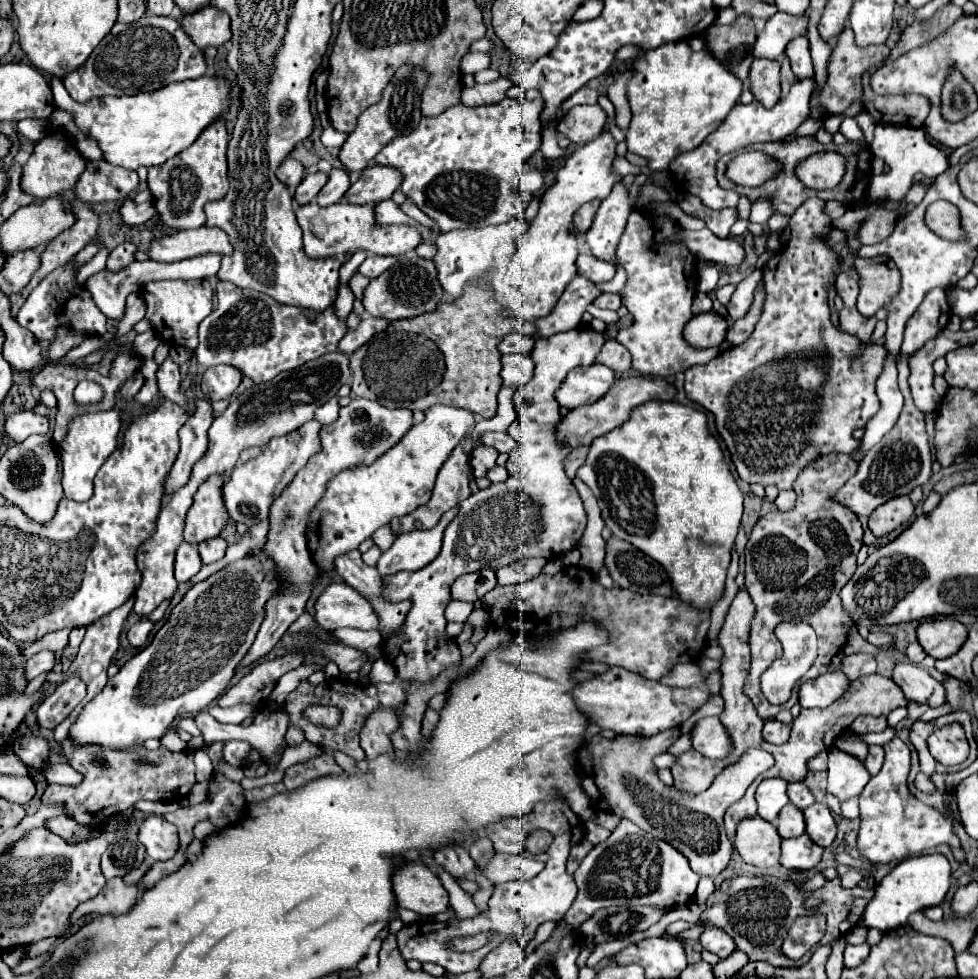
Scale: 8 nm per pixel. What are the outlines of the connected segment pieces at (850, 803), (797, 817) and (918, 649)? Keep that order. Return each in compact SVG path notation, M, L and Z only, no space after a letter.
M857 797L850 798L849 800L841 803L842 816L851 820L858 817L860 815L858 805Z
M792 804L784 806L780 816L778 816L778 834L782 838L802 836L804 834L804 816L802 816L802 810L798 810Z
M912 642L912 644L906 648L906 656L908 656L908 660L910 660L912 664L920 664L920 662L926 658L926 654L924 654L924 650L922 650L922 646L920 646L918 642Z

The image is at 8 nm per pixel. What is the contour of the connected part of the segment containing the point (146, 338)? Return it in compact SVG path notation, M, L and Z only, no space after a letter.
M148 330L144 334L138 334L134 340L134 352L138 352L138 356L142 356L144 360L152 360L152 354L156 350L156 346L162 342L160 334L154 330Z

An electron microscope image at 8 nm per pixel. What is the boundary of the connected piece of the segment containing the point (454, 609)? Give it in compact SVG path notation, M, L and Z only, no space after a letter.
M452 600L446 608L446 620L448 622L466 622L468 614L474 610L474 604L468 602L456 602Z

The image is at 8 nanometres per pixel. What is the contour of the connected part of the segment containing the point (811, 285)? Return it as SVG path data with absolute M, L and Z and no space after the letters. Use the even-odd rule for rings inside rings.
M808 198L790 218L790 238L786 242L786 246L776 252L762 268L764 272L764 286L766 286L766 302L764 302L764 312L762 312L762 318L760 322L756 324L752 336L740 344L740 346L734 346L734 348L728 348L724 352L720 352L720 356L716 356L714 360L710 360L708 364L704 366L696 366L696 368L690 368L686 374L686 380L684 380L684 390L686 390L686 396L704 406L706 410L710 410L716 418L716 430L718 434L722 436L728 452L730 452L730 458L736 466L736 472L738 476L748 482L748 484L762 484L764 488L774 484L778 490L792 490L796 478L800 476L800 472L810 464L814 462L818 456L824 456L824 454L832 454L832 452L838 452L838 454L852 454L852 448L856 448L856 444L860 444L860 440L854 440L852 438L852 430L858 428L865 428L870 416L878 412L880 408L880 400L876 396L876 380L878 376L882 374L884 370L884 364L886 364L886 356L888 356L888 350L880 344L872 344L872 342L862 342L858 340L856 336L848 334L848 332L842 332L840 328L836 328L832 322L830 322L830 308L828 308L828 292L830 288L836 284L836 274L840 270L840 256L830 248L828 244L828 234L834 230L832 226L832 218L824 212L824 206L826 202L820 200L820 198ZM742 420L748 420L748 428L742 428Z

